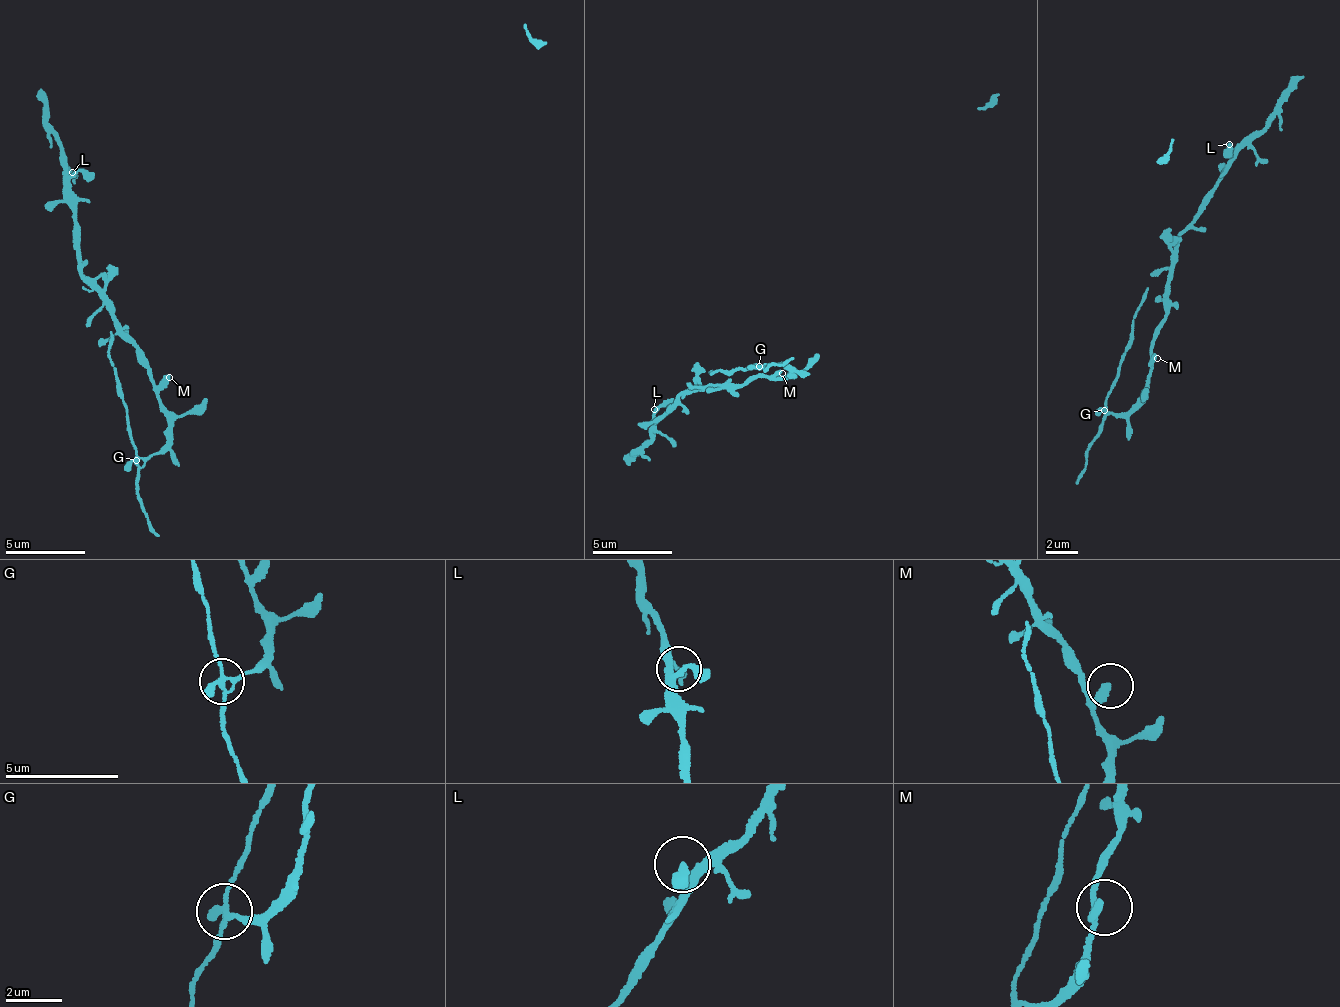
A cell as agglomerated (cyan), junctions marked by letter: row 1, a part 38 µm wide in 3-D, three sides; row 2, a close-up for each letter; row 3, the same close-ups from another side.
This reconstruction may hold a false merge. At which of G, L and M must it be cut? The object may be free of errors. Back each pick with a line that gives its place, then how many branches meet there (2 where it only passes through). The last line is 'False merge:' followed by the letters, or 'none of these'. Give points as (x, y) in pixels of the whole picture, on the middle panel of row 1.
G: Place: (759, 366). Branches: 3
False merge: G

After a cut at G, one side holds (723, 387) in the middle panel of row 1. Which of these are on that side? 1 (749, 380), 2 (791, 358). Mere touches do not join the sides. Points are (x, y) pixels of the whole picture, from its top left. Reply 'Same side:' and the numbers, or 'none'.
Same side: 1

